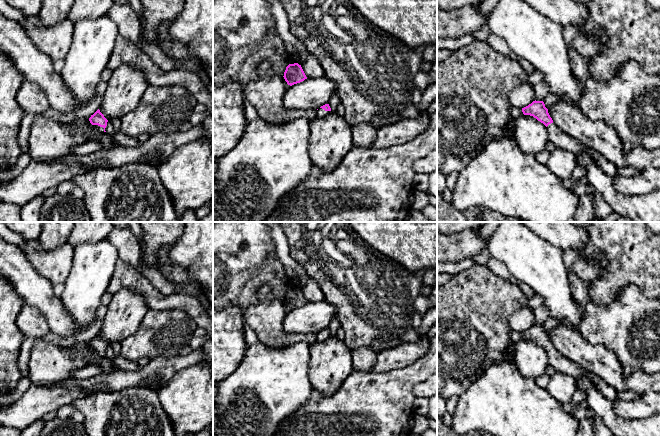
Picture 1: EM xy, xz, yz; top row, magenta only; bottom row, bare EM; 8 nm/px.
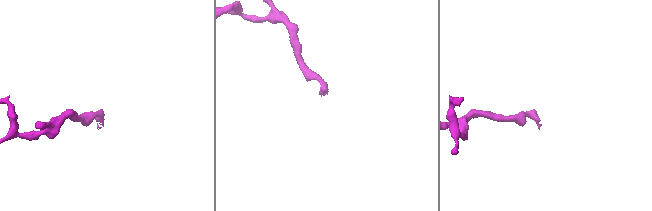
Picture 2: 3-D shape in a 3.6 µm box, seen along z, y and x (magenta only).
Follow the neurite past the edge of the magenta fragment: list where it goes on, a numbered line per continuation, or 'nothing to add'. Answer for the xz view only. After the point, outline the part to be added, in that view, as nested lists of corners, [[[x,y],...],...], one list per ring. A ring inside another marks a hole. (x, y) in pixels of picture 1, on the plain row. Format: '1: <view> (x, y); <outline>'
1: xz (320, 337); [[[319,332],[318,334],[316,334],[316,341],[323,342],[326,341],[329,337],[330,335],[325,335],[324,333]]]

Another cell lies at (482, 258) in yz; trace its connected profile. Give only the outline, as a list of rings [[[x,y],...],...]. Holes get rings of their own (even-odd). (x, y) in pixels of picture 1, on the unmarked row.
[[[484,249],[481,253],[471,257],[476,264],[487,264],[488,260],[491,258],[491,255],[488,249]]]

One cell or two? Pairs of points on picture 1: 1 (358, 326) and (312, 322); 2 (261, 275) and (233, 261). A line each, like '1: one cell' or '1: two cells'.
1: two cells
2: one cell

